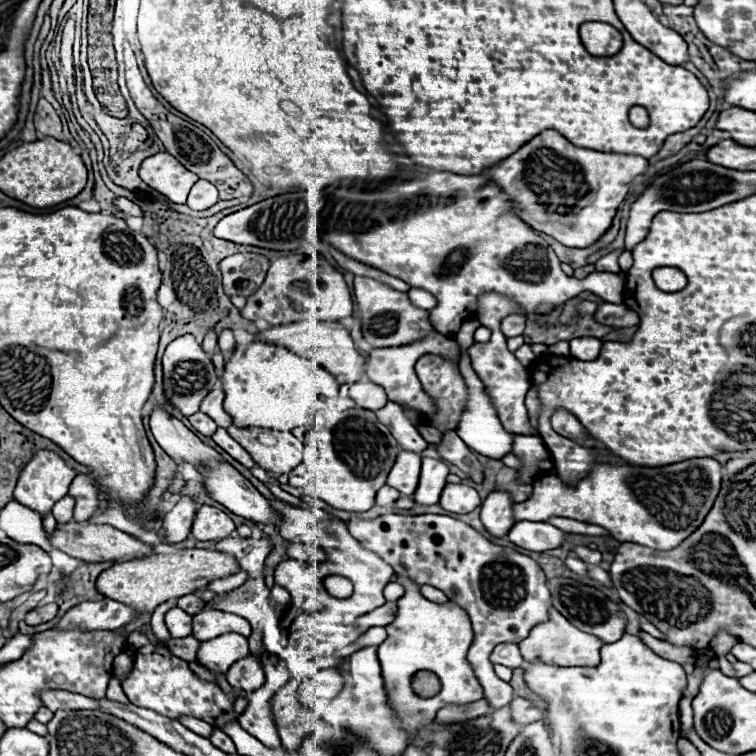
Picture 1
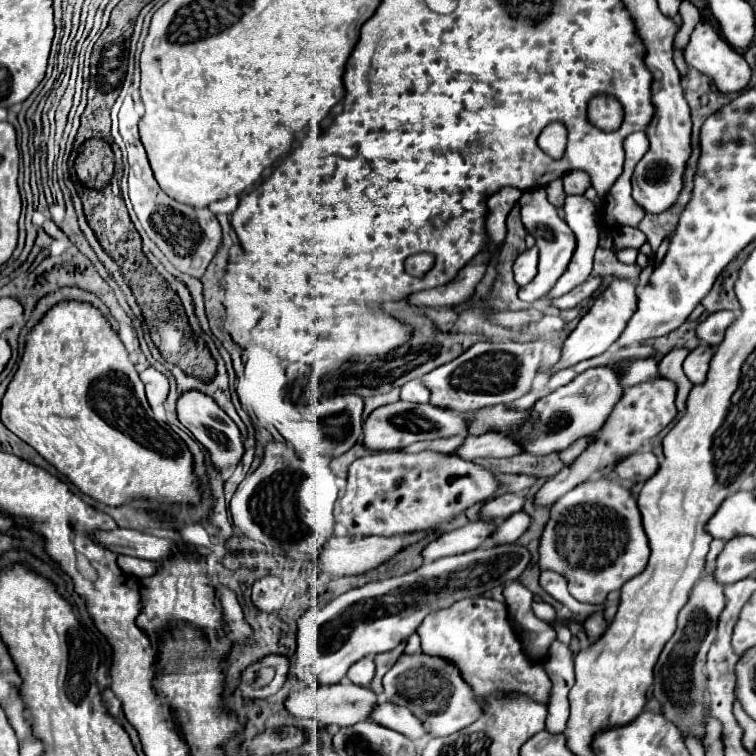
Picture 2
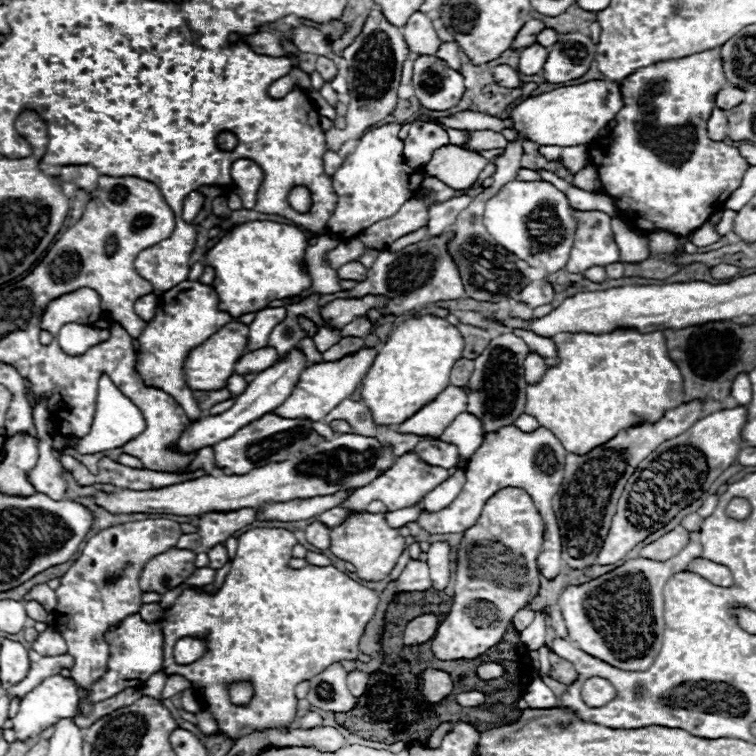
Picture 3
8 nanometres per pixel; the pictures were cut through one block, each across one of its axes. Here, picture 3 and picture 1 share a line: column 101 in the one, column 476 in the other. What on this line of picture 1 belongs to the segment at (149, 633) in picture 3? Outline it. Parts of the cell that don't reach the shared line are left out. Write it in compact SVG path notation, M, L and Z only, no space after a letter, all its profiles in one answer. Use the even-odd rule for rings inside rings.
M398 576L398 582L406 588L404 596L398 600L398 614L392 624L386 626L388 638L378 646L378 658L382 664L382 678L386 682L388 706L402 722L408 740L416 738L416 734L428 726L436 712L448 704L462 706L476 700L482 700L482 686L478 684L468 660L466 652L474 640L474 632L470 626L468 614L460 610L456 604L446 602L444 606L428 602L420 594L420 584L416 584L408 576ZM418 670L436 672L442 682L440 694L434 698L418 698L412 690L412 676Z

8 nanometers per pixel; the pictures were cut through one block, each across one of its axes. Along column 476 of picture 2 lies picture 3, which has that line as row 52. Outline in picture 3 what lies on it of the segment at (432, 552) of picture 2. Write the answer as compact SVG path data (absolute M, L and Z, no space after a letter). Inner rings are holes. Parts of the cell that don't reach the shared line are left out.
M532 44L530 48L524 48L520 52L520 66L518 66L518 72L520 74L526 74L526 76L532 76L532 74L538 74L544 66L548 58L548 50L538 46L538 44Z

